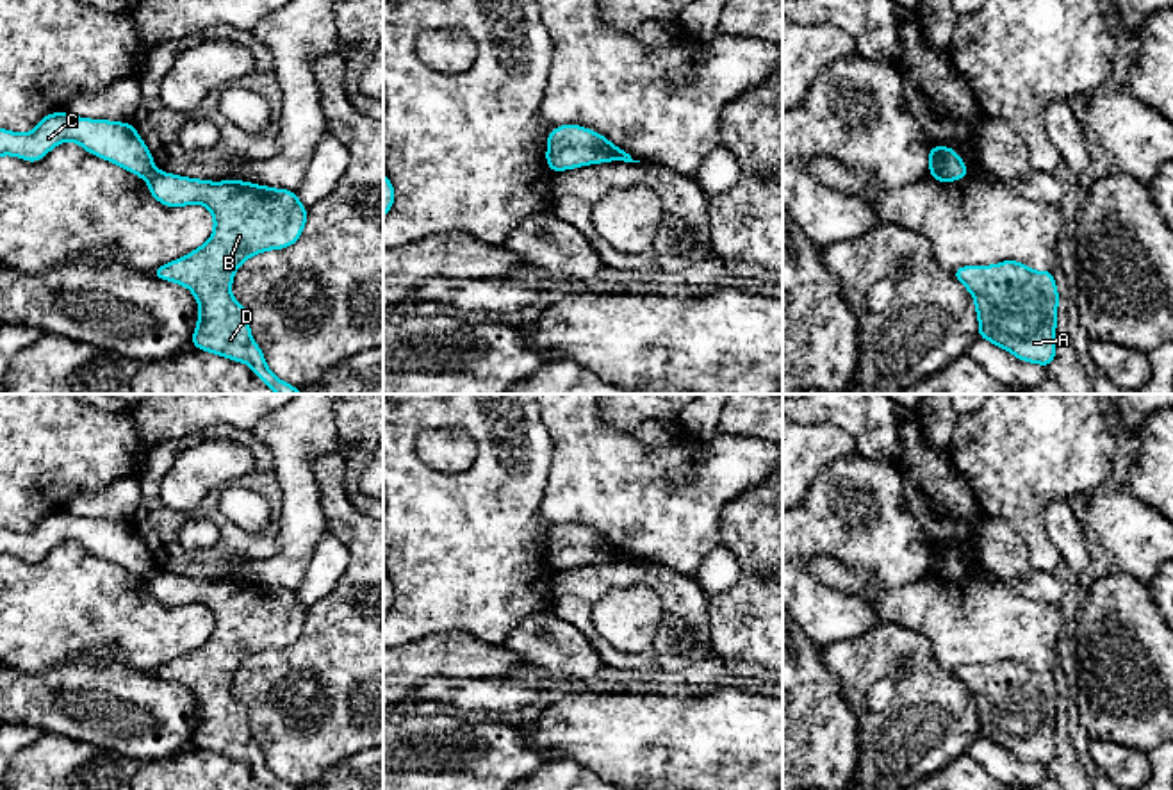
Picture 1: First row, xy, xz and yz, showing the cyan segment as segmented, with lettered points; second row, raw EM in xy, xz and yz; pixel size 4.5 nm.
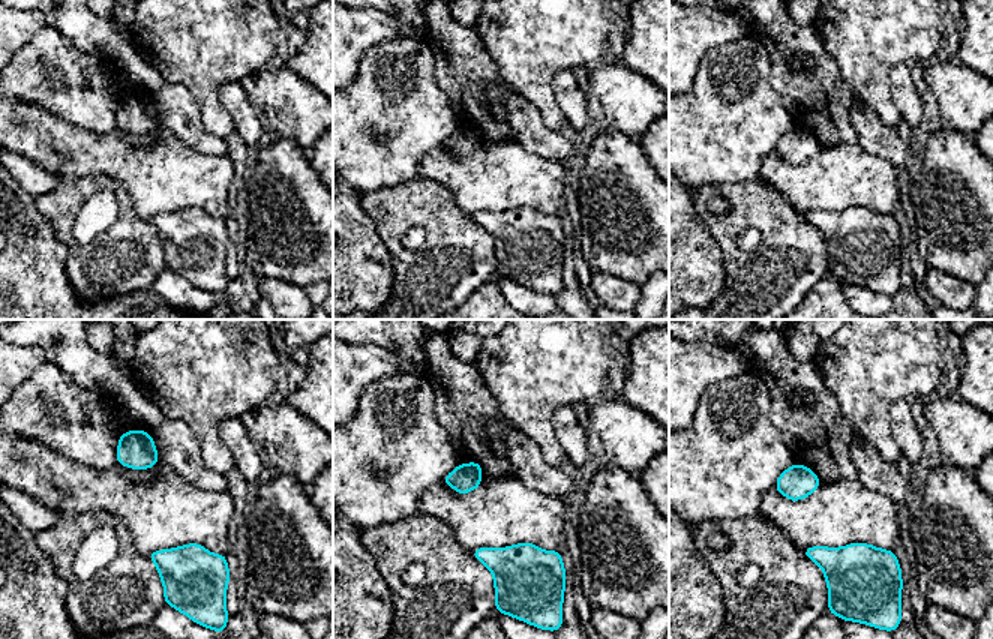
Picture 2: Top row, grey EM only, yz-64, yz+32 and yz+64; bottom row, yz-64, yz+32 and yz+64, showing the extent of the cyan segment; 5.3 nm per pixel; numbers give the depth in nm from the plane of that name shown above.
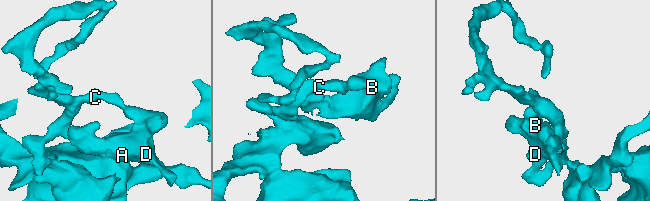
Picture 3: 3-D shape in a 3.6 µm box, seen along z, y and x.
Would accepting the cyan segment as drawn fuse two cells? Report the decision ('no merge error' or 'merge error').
merge error

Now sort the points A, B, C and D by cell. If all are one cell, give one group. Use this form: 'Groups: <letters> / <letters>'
Groups: A B D / C

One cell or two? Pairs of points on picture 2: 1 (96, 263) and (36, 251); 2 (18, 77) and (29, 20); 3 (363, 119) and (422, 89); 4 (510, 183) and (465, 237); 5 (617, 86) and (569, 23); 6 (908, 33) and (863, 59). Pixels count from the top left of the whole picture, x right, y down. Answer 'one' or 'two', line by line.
1: two
2: two
3: one
4: two
5: two
6: one

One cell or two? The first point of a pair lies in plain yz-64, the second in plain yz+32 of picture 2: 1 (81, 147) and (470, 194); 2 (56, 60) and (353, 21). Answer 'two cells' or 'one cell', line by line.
1: one cell
2: two cells

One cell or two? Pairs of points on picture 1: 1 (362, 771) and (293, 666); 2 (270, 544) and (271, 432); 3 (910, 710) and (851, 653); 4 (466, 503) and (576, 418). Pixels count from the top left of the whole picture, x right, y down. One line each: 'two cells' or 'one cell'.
1: two cells
2: two cells
3: one cell
4: two cells

